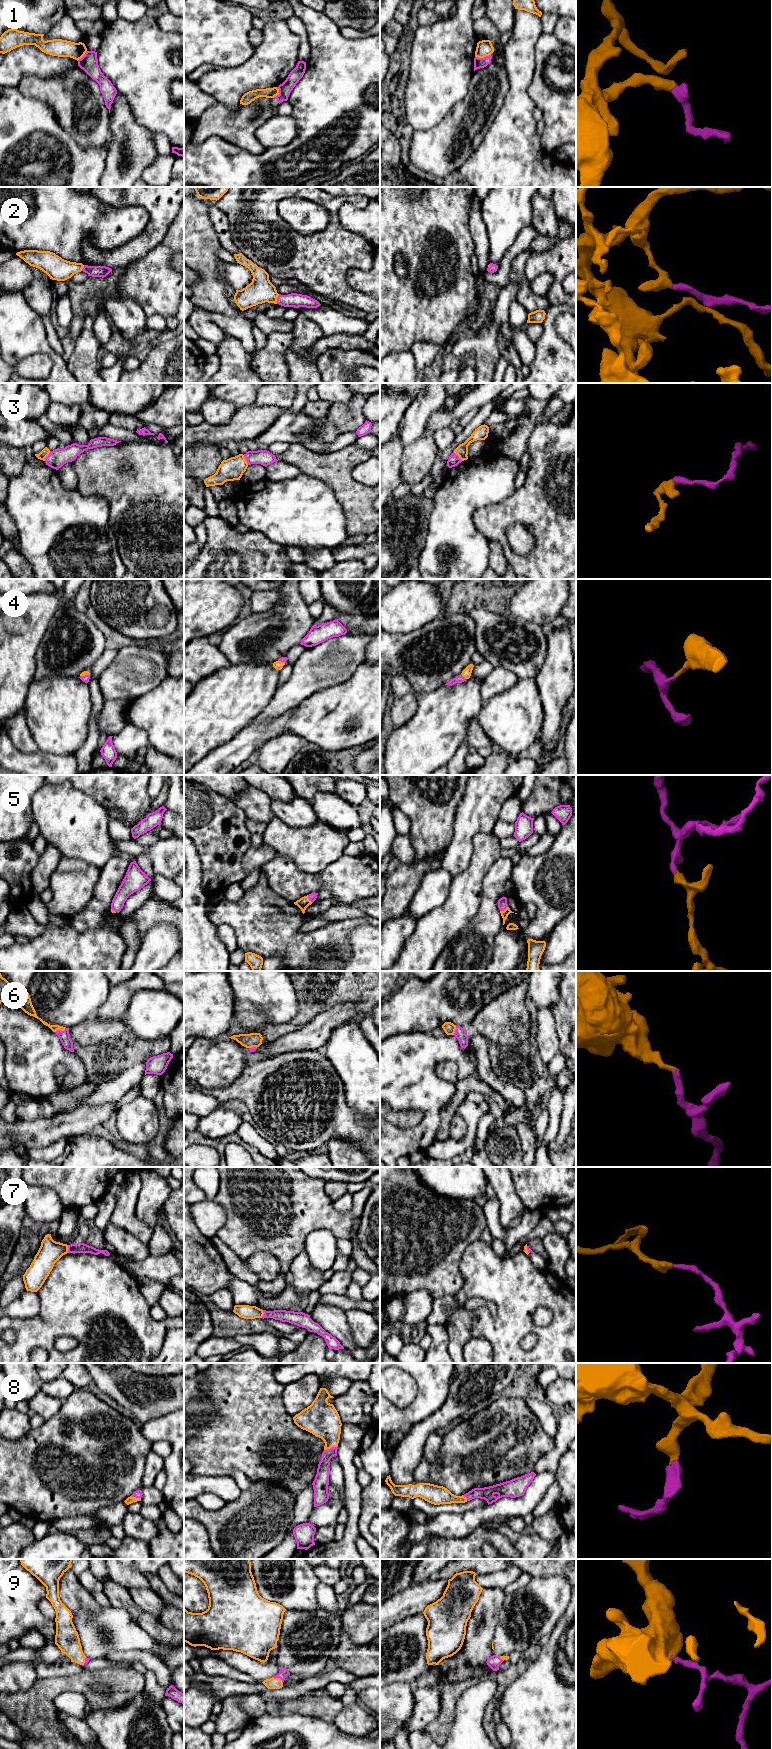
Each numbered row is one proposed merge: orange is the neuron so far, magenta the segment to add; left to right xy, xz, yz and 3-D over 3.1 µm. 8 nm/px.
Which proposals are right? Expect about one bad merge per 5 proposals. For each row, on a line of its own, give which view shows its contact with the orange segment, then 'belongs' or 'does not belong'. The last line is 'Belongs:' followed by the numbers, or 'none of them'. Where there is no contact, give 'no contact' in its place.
1: meets orange in yz; does not belong
2: meets orange in xz; belongs
3: meets orange in xy; does not belong
4: meets orange in yz; belongs
5: meets orange in xz; belongs
6: meets orange in xy; belongs
7: meets orange in xy; belongs
8: meets orange in xz; belongs
9: meets orange in xz; belongs
Belongs: 2, 4, 5, 6, 7, 8, 9

